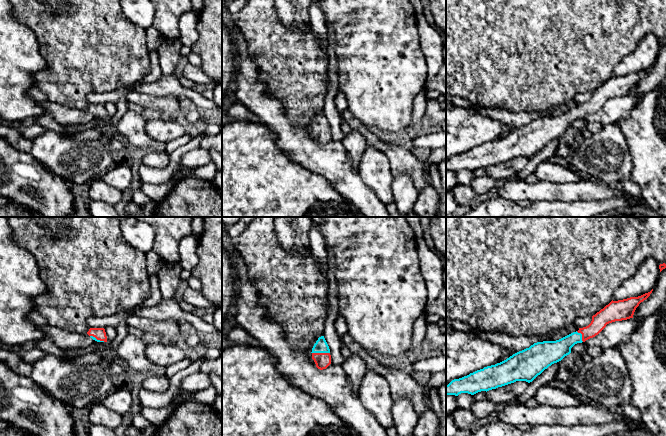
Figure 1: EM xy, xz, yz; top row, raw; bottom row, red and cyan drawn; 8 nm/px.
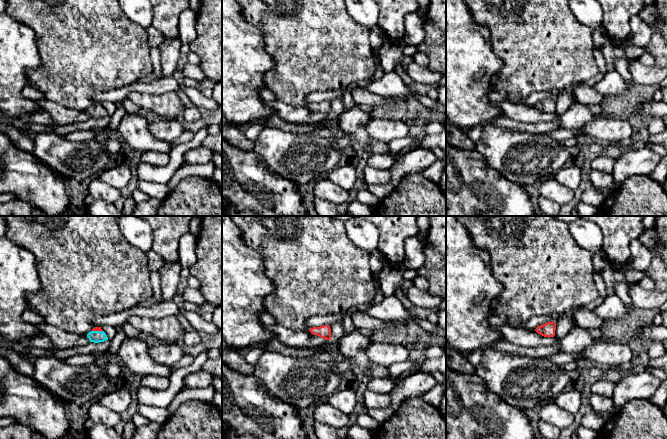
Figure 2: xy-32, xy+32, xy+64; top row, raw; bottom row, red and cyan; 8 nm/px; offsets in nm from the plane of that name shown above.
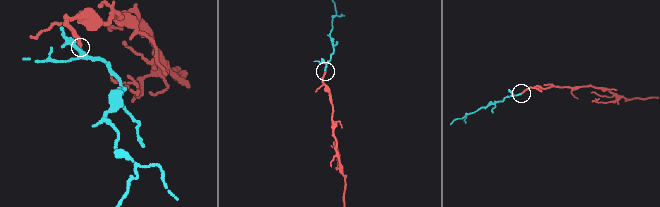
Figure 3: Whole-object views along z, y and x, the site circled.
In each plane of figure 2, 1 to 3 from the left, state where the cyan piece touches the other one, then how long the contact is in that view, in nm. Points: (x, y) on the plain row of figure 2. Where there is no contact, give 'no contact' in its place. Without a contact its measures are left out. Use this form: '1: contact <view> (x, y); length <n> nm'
1: contact xy-32 (97, 106); length 90 nm
2: no contact
3: no contact

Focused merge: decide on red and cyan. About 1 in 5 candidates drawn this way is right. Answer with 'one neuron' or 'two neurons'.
one neuron

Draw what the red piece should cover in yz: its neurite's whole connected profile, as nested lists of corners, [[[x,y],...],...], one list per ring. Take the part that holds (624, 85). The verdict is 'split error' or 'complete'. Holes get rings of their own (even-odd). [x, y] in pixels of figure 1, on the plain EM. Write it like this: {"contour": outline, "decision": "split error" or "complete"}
{"contour": [[[653,65],[638,73],[630,73],[623,76],[611,77],[603,85],[592,92],[591,99],[578,107],[573,108],[556,117],[537,118],[522,127],[519,127],[506,136],[495,141],[484,143],[459,155],[452,156],[446,161],[446,171],[458,172],[461,169],[468,169],[474,171],[481,167],[489,167],[502,163],[516,157],[532,158],[538,151],[554,139],[561,137],[565,132],[571,129],[571,124],[577,120],[585,118],[586,116],[598,111],[607,100],[633,94],[636,84],[641,78],[646,76]]], "decision": "split error"}

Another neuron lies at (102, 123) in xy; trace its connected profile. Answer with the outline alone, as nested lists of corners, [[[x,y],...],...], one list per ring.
[[[98,118],[96,120],[90,121],[87,124],[82,125],[72,125],[70,126],[71,131],[85,131],[88,129],[100,128],[100,129],[108,129],[109,119],[108,118]]]

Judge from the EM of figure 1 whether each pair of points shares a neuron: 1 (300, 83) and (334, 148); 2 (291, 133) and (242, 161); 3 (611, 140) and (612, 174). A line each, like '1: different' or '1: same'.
1: different
2: different
3: same

